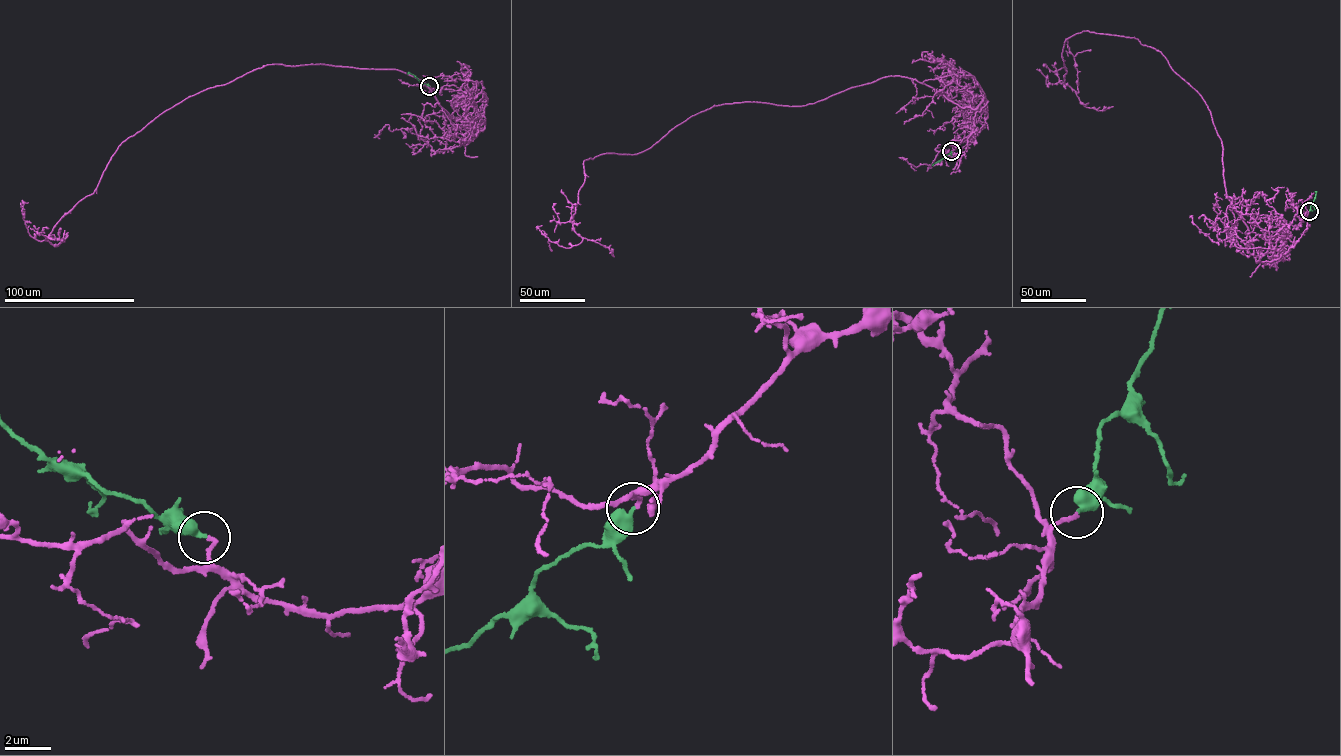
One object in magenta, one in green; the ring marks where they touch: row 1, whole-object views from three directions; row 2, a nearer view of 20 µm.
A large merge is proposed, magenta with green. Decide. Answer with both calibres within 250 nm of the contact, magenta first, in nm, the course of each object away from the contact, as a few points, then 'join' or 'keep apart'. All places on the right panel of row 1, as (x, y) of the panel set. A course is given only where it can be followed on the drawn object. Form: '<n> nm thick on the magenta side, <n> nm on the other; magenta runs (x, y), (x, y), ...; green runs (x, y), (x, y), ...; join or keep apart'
180 nm thick on the magenta side, 440 nm on the other; magenta runs (1309, 211), (1293, 246), (1255, 261), (1197, 91), (1134, 37), (1088, 30), (1062, 53), (1077, 93), (1067, 42); green runs (1309, 211), (1316, 191); join

